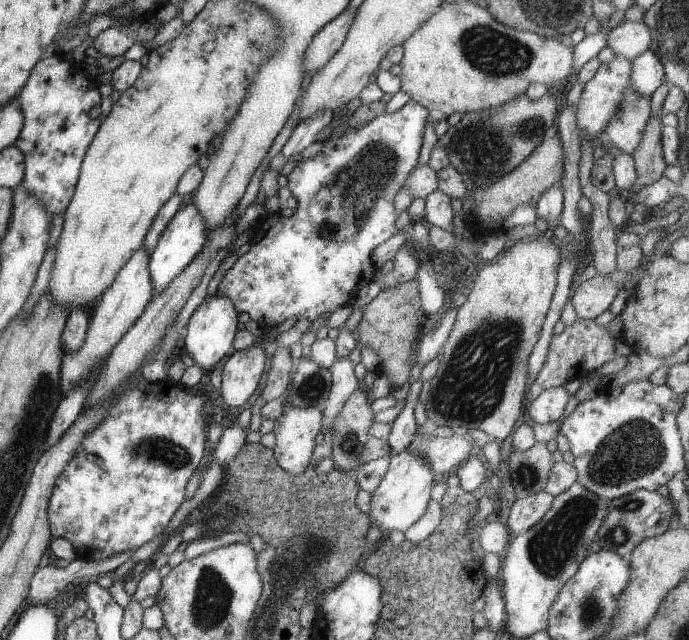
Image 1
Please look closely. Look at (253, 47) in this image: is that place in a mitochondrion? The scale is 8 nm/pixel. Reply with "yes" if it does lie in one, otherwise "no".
yes

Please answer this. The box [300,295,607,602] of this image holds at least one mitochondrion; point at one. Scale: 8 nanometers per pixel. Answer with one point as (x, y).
(471, 387)

